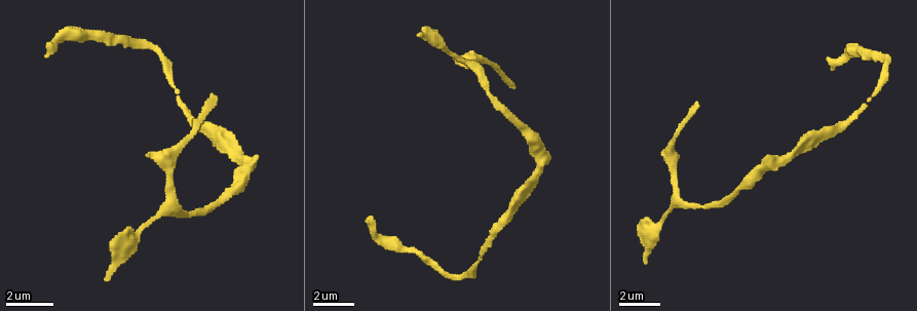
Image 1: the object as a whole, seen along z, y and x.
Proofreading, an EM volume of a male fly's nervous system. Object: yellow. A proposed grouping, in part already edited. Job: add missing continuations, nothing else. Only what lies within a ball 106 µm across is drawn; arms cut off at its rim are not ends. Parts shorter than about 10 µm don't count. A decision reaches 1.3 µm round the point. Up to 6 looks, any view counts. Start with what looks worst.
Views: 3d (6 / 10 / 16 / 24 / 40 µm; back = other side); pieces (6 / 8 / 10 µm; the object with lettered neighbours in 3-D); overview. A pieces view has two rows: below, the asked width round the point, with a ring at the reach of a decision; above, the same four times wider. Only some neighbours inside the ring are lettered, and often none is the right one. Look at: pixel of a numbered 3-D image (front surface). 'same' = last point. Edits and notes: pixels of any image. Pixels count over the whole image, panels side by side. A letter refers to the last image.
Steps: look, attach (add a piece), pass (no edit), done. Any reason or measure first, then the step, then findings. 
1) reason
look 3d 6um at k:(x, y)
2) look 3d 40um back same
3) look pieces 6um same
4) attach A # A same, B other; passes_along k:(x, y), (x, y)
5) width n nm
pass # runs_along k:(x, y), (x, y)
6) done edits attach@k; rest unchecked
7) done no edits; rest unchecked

an open end
look pieces 6um at 1:(695, 106)

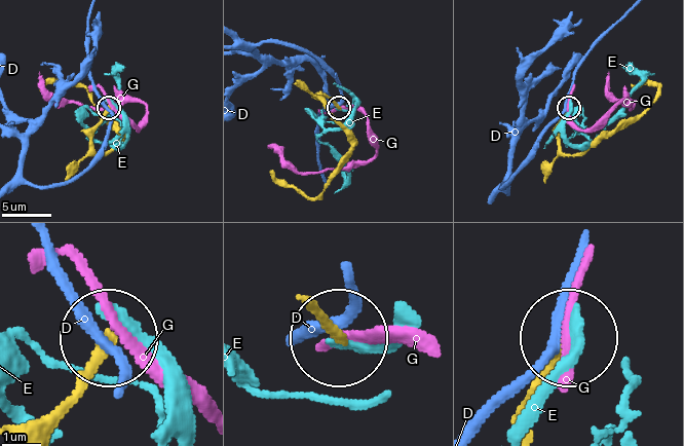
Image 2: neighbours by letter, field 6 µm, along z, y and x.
pass # D other, E other, G other; runs_along 2:(48, 429), (110, 343); no lettered piece goes on from it

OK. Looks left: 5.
branch stops here
look pieces 10um at 1:(371, 217)

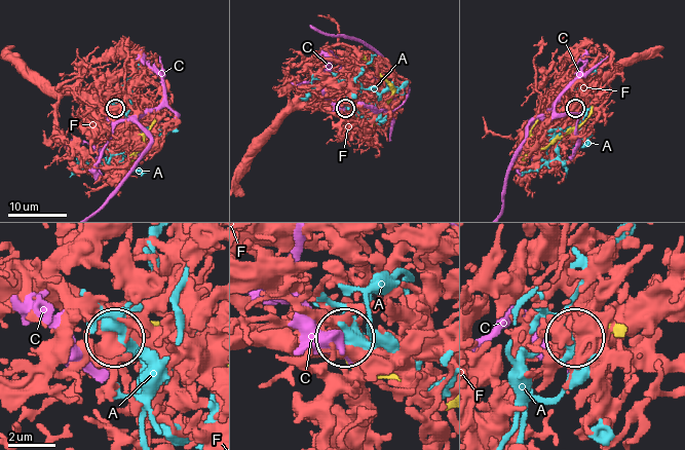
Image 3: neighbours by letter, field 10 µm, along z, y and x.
width 300 nm
pass # A other, C other, F other; no lettered piece goes on from it

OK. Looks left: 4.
free end
look pieces 10um at 1:(418, 35)

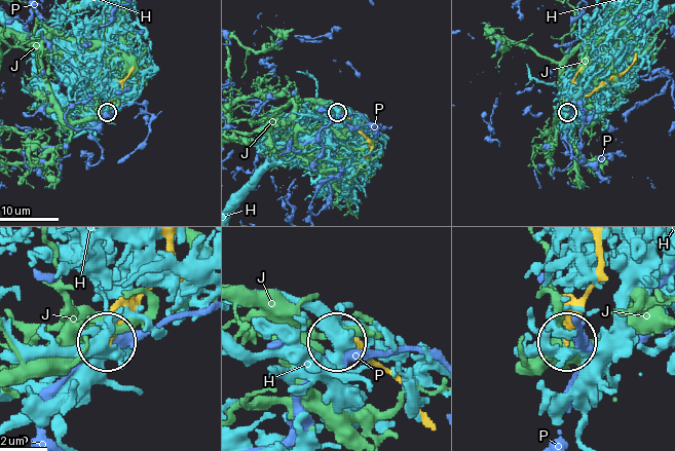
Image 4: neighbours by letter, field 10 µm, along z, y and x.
pass # H other, J other, P other; runs_along 4:(600, 280), (587, 296), (567, 341); none of them fits

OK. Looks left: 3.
done no edits; rest unchecked

